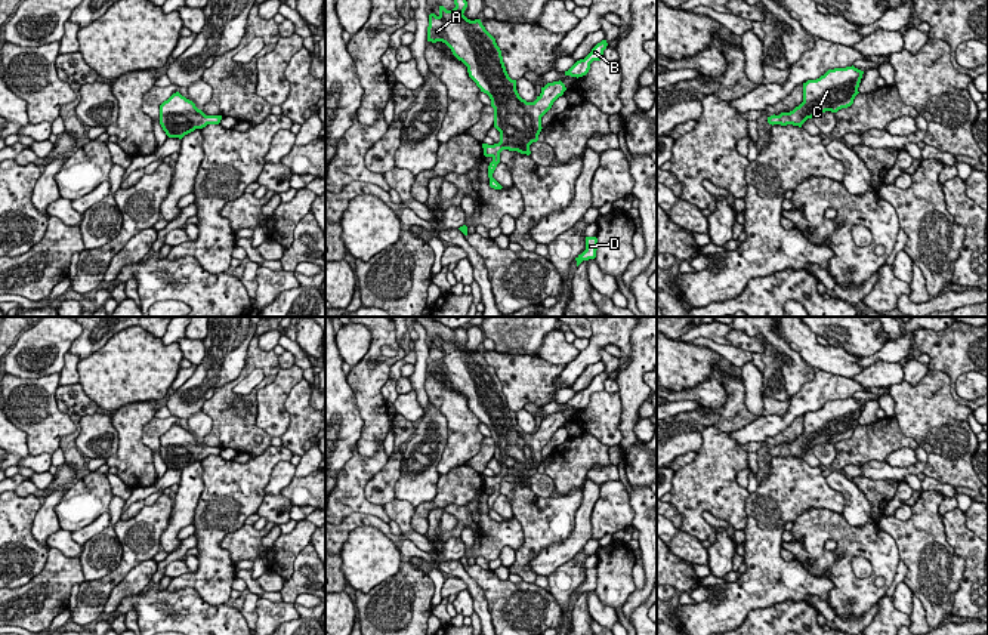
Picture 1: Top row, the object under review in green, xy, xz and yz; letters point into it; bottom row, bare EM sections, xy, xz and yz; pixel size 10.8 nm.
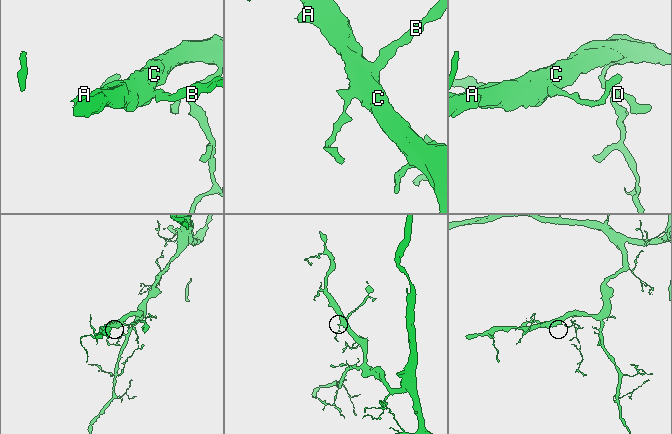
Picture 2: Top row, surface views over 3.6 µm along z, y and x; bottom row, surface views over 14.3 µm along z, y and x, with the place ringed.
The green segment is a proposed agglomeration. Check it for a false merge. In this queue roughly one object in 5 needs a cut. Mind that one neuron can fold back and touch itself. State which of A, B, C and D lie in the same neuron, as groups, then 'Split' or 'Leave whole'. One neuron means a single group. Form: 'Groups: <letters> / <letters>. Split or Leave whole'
Groups: A B C D. Leave whole

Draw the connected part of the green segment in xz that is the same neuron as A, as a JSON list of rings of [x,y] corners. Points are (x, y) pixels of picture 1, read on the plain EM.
[[[466,327],[453,329],[456,339],[447,342],[439,337],[439,346],[429,346],[427,373],[445,374],[453,386],[467,398],[469,409],[481,423],[487,425],[494,440],[494,459],[500,463],[500,474],[482,475],[484,487],[491,488],[488,497],[490,518],[503,518],[493,509],[503,481],[529,487],[529,477],[538,472],[541,448],[566,422],[559,413],[547,414],[534,434],[522,431],[516,422],[516,411],[506,403],[501,382],[495,370],[485,361],[481,351],[470,352],[463,345],[467,339]]]

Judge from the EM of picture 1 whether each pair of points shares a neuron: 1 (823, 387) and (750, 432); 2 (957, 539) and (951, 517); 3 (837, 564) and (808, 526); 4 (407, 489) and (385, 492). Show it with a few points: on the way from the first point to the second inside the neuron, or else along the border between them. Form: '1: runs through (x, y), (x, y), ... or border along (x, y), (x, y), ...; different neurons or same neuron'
1: runs through (805, 400), (783, 422), (768, 427); same neuron
2: runs through (957, 533), (954, 523); same neuron
3: runs through (827, 558), (814, 545), (812, 536); same neuron
4: border along (403, 456), (394, 498); different neurons

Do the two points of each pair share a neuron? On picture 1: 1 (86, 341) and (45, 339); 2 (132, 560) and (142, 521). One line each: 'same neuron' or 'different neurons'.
1: different neurons
2: same neuron

